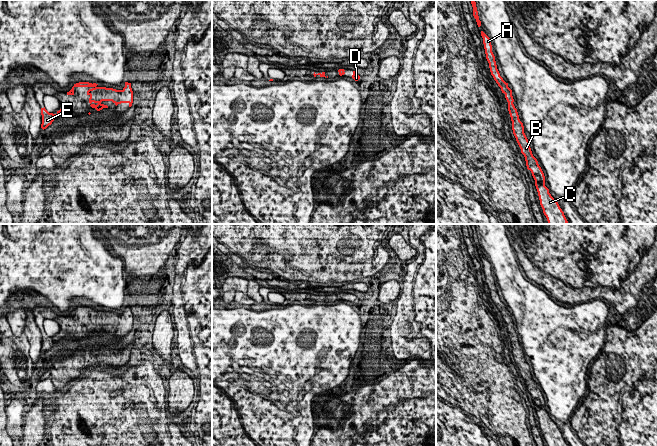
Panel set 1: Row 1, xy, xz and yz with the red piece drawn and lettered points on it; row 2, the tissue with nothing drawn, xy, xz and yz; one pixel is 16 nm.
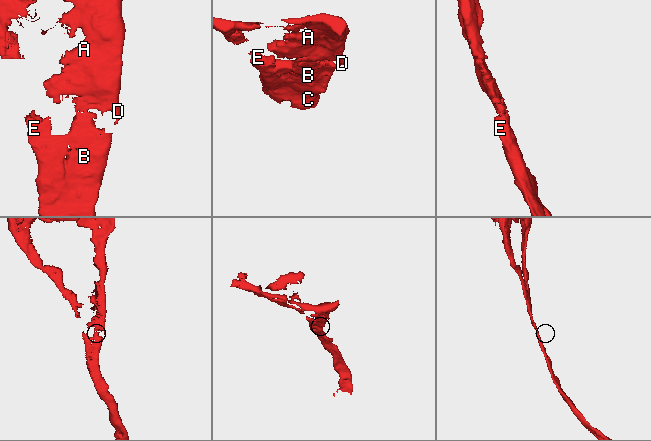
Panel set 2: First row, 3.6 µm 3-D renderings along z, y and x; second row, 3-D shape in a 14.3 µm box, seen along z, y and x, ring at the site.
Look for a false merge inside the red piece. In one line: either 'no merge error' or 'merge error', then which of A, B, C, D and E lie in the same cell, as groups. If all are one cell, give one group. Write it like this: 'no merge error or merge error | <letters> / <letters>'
no merge error | A B C D E

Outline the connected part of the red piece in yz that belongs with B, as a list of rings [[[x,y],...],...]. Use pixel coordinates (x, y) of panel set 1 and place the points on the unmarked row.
[[[481,255],[481,260],[483,262],[486,283],[489,287],[491,299],[501,312],[502,317],[505,318],[505,322],[508,326],[508,335],[512,345],[513,358],[521,373],[521,377],[525,381],[527,393],[531,395],[535,404],[535,410],[543,437],[548,446],[568,446],[558,426],[551,420],[549,413],[545,410],[544,397],[539,390],[537,383],[532,378],[530,367],[524,357],[523,347],[520,345],[517,333],[513,328],[514,323],[512,314],[508,311],[508,307],[506,307],[500,300],[497,293],[495,280],[492,276],[491,263],[483,255]]]

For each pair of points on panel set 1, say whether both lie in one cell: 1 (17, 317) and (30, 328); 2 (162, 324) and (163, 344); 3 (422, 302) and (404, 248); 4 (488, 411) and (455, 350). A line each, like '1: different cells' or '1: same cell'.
1: different cells
2: same cell
3: different cells
4: different cells

